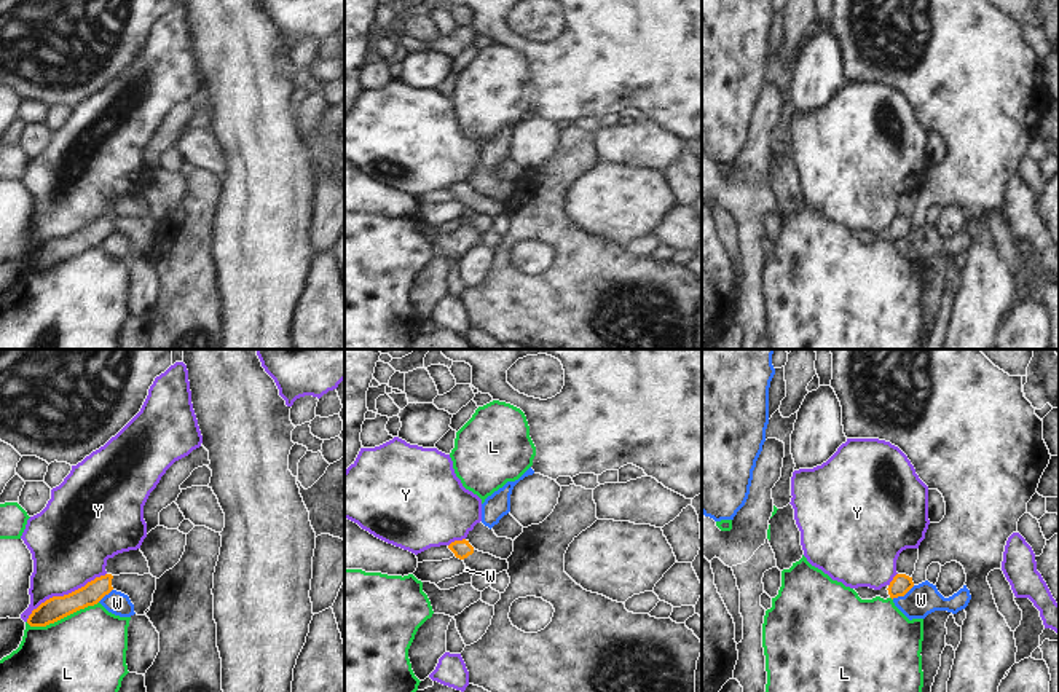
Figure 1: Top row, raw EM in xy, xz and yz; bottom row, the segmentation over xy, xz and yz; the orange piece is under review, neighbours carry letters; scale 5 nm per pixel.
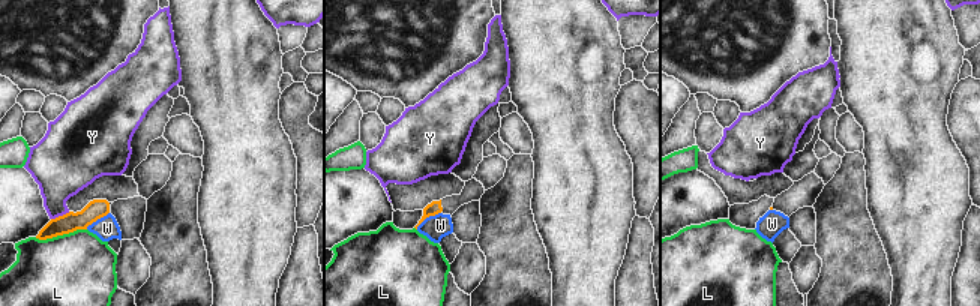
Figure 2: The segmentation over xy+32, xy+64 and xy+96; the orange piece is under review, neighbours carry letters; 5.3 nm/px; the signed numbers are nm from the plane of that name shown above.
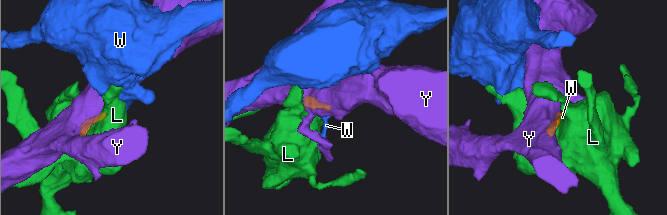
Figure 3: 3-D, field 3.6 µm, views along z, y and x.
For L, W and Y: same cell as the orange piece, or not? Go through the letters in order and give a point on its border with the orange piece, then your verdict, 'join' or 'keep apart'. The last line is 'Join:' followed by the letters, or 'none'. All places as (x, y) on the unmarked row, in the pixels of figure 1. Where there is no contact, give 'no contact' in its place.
L: xy (61, 260) | keep apart
W: yz (903, 238) | keep apart
Y: xy (64, 238) | keep apart
Join: none

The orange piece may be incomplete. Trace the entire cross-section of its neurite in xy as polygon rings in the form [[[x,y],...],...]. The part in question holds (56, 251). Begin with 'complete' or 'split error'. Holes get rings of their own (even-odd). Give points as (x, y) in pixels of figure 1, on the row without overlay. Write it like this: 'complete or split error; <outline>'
complete; [[[105,217],[96,220],[85,230],[69,238],[53,239],[46,242],[37,252],[32,254],[32,257],[27,261],[27,266],[30,269],[46,269],[80,252],[97,247],[105,238],[108,238],[113,233],[112,222],[112,217]]]

